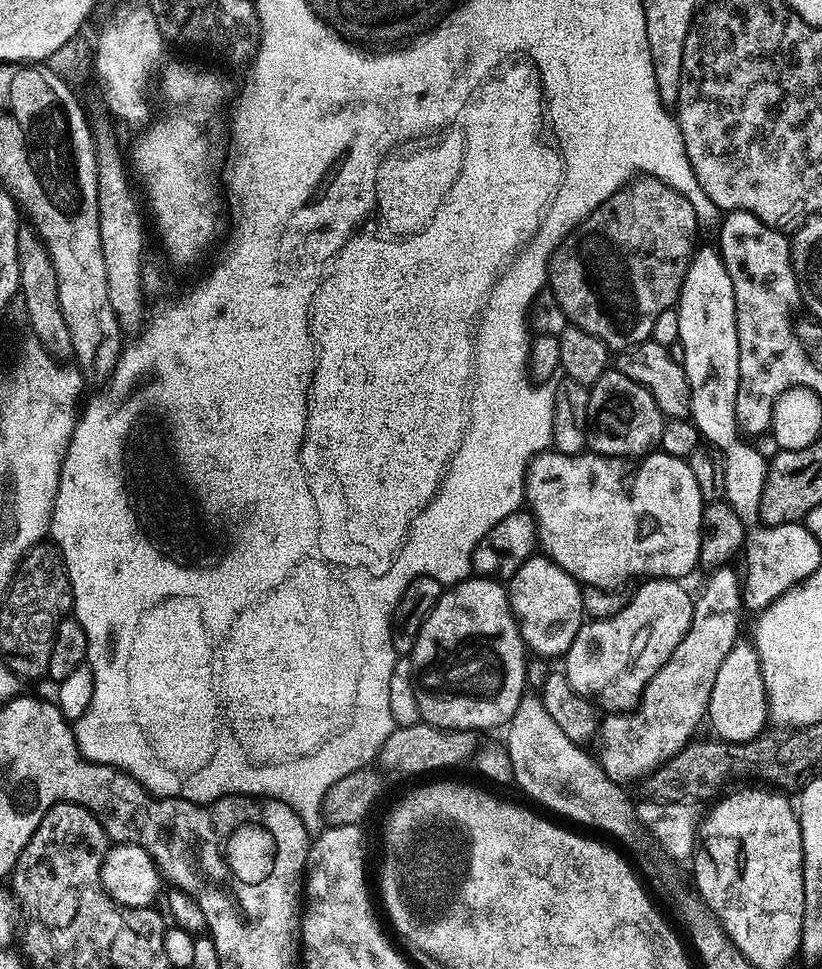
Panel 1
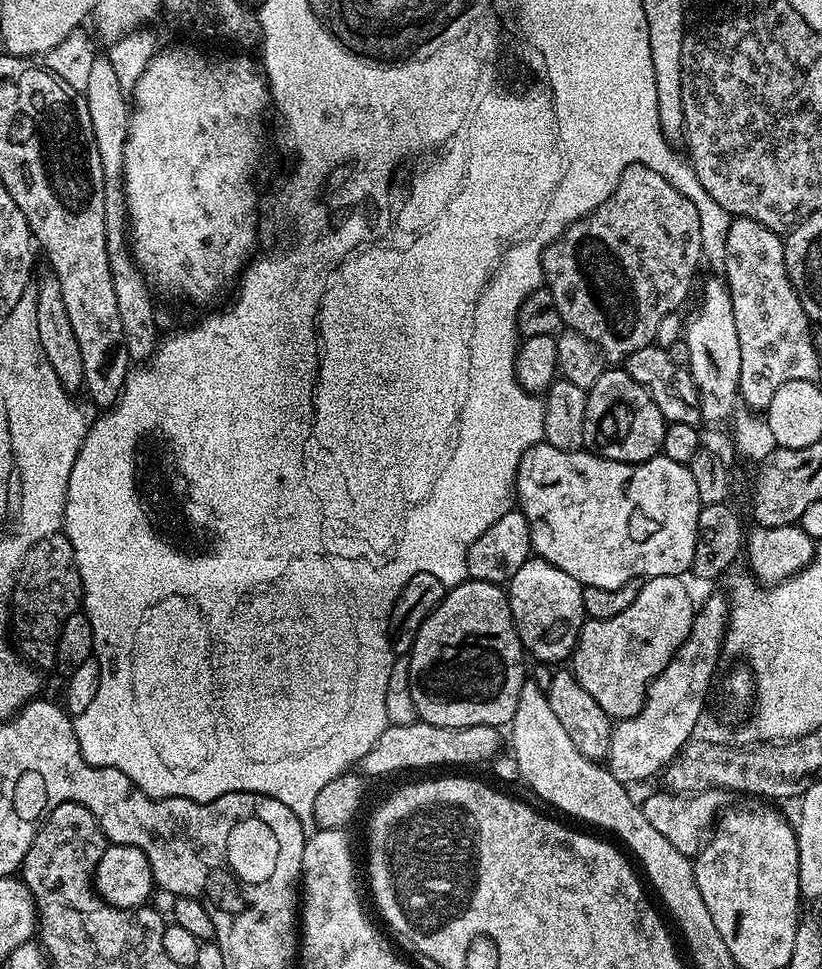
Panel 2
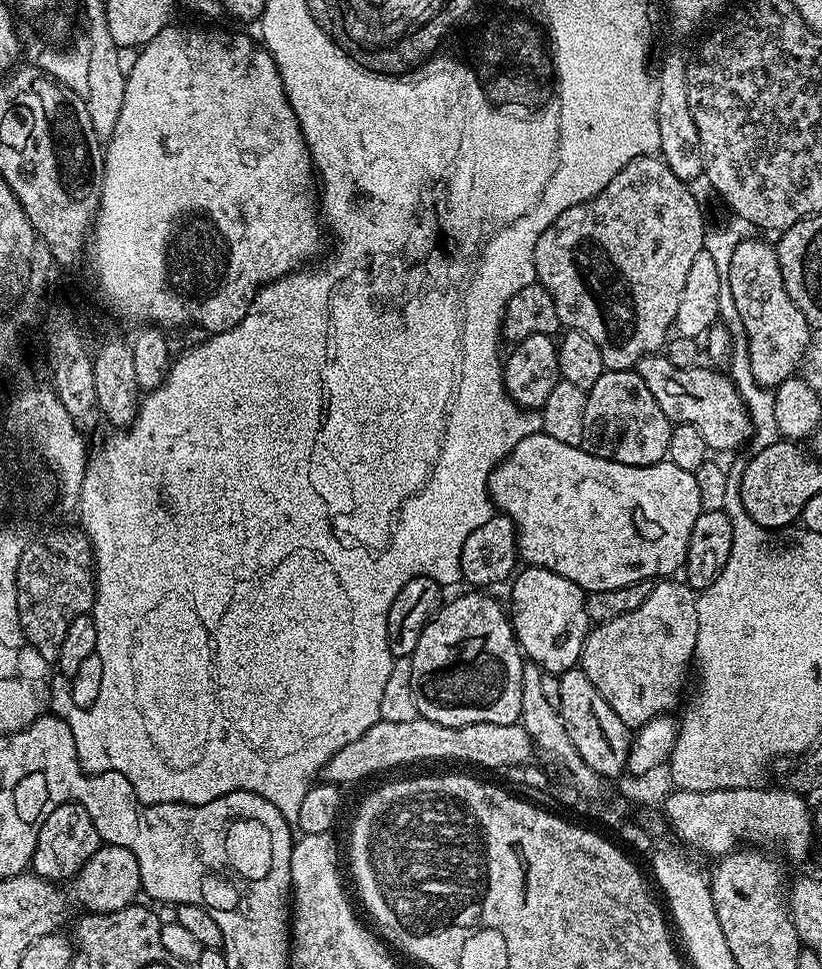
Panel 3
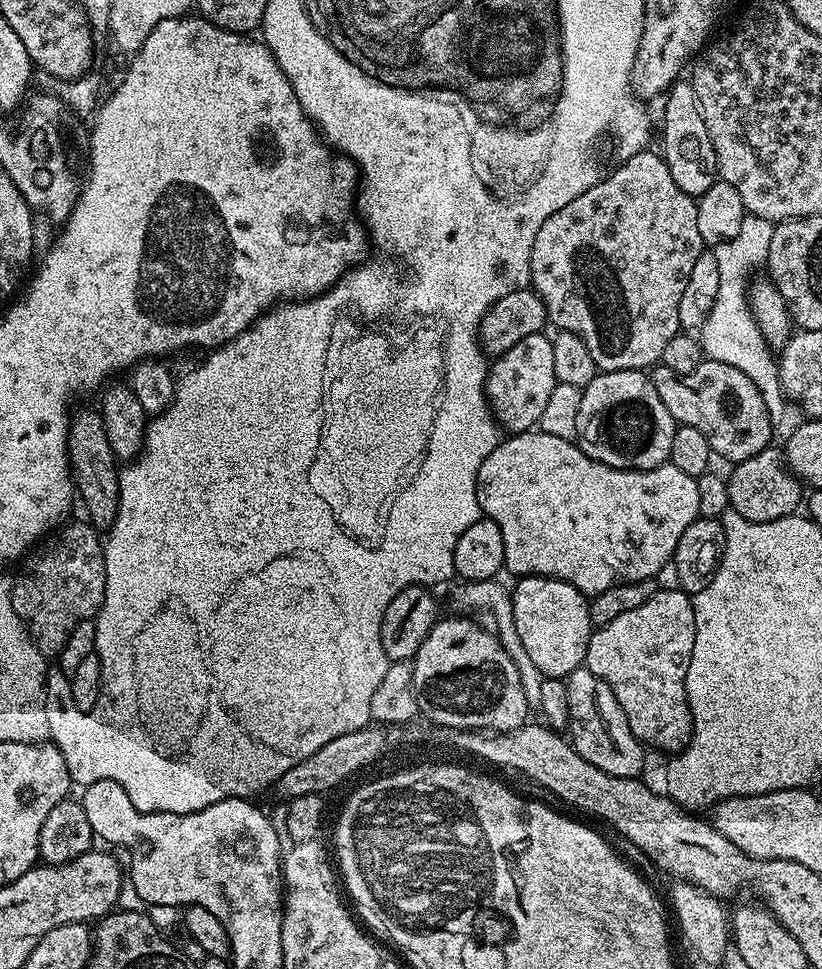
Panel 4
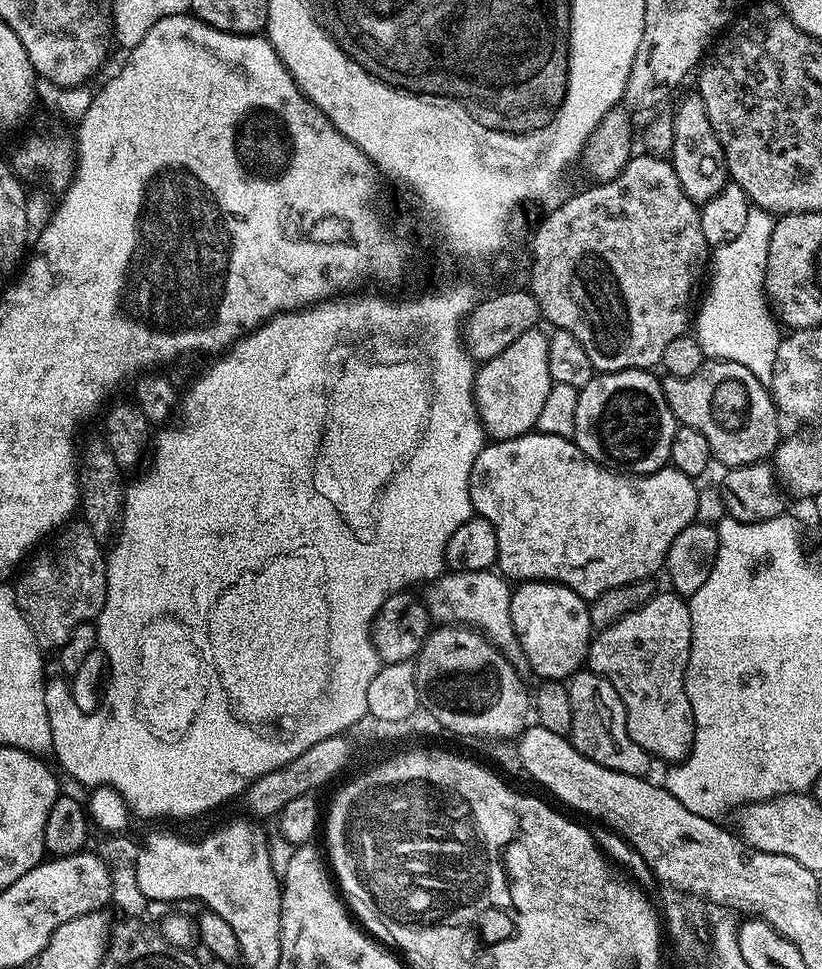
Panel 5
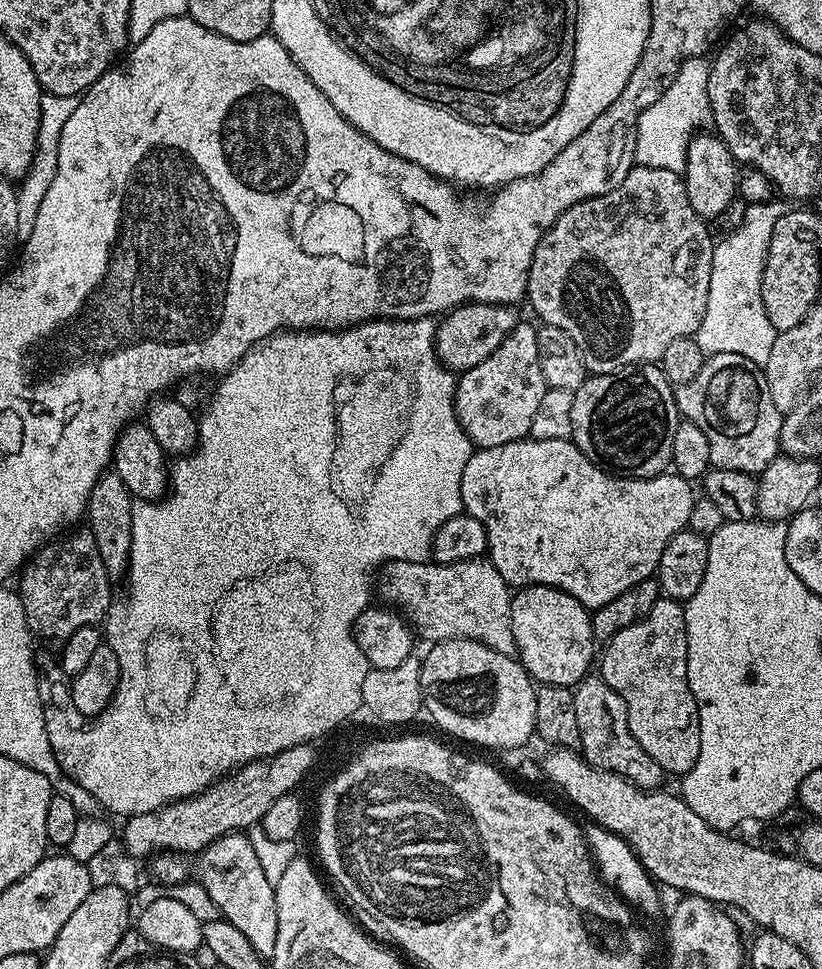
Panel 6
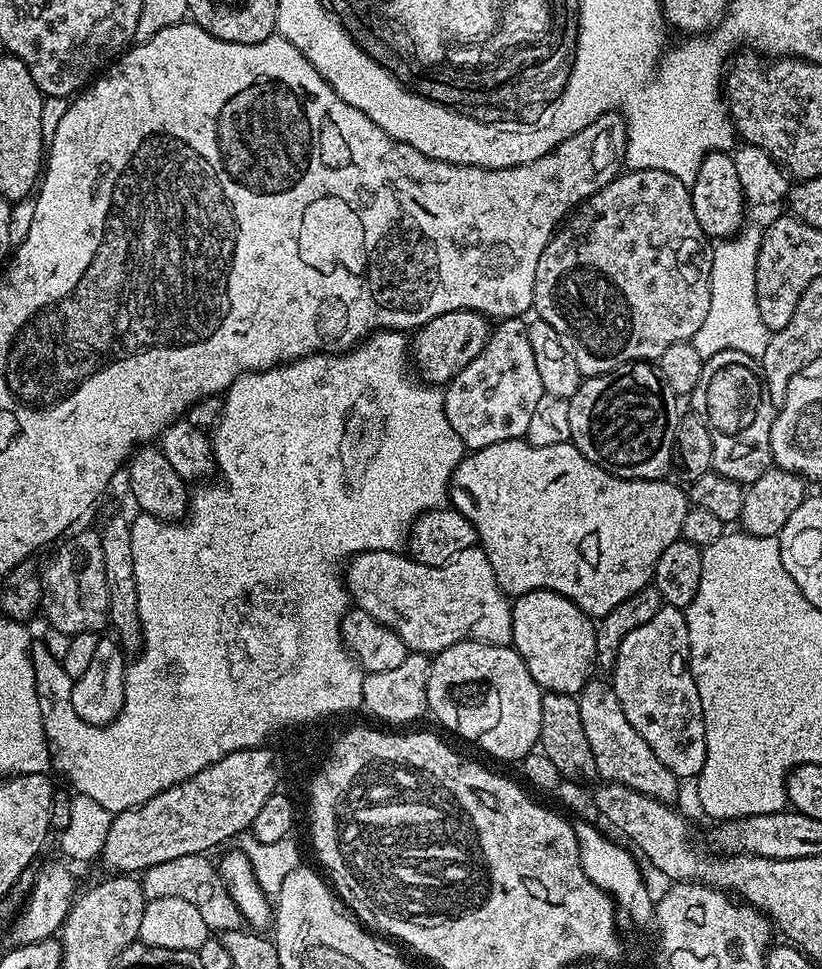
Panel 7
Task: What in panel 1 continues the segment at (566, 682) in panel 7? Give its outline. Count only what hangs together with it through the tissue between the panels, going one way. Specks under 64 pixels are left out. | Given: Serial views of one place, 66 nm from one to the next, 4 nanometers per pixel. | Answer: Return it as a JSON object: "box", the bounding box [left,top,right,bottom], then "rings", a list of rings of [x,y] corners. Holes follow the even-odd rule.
{"box":[506,554,586,658],"rings":[[[533,554],[507,581],[506,587],[525,645],[531,651],[533,648],[536,651],[533,653],[540,658],[563,657],[570,650],[580,627],[586,623],[578,581],[547,556]]]}

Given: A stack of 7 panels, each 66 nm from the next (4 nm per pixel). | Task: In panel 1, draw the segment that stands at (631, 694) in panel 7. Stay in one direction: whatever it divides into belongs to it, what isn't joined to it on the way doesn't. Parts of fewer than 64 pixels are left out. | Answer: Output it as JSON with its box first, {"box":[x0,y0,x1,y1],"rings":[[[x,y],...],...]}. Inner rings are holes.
{"box":[562,578,694,712],"rings":[[[648,578],[641,584],[644,585],[636,593],[628,596],[628,604],[621,612],[605,620],[588,620],[584,623],[570,650],[562,657],[562,671],[570,686],[597,709],[622,712],[634,708],[650,678],[658,674],[666,658],[674,654],[674,646],[678,646],[686,630],[690,630],[694,596],[683,588],[683,583],[667,578]]]}

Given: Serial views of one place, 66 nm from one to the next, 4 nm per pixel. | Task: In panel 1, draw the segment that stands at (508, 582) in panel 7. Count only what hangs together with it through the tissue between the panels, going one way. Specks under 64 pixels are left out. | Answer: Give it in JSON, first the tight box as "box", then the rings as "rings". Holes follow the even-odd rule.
{"box":[526,450,706,588],"rings":[[[550,450],[541,453],[528,471],[528,483],[526,485],[526,504],[536,518],[538,529],[538,544],[543,555],[554,561],[559,568],[566,570],[581,585],[602,586],[610,588],[623,585],[623,580],[631,576],[639,578],[667,578],[679,581],[680,576],[688,576],[692,571],[697,571],[700,563],[700,547],[702,546],[702,514],[706,501],[702,498],[702,490],[698,490],[698,481],[690,470],[687,459],[679,460],[670,454],[659,450],[653,450],[635,460],[623,456],[598,456],[595,454],[581,454],[567,456],[561,452]]]}

